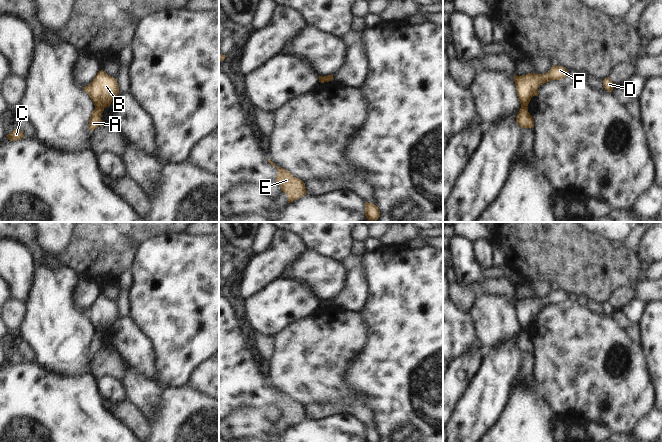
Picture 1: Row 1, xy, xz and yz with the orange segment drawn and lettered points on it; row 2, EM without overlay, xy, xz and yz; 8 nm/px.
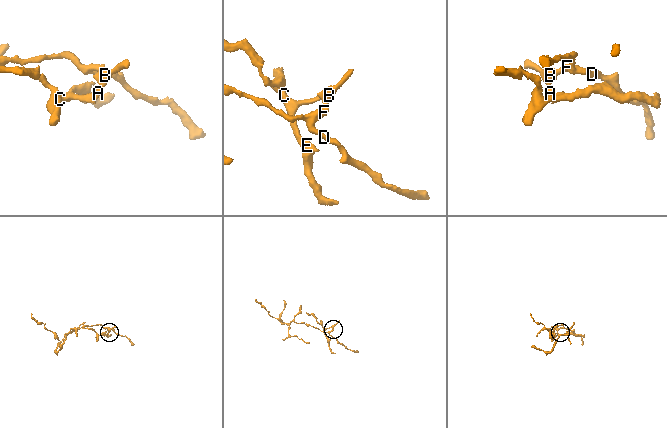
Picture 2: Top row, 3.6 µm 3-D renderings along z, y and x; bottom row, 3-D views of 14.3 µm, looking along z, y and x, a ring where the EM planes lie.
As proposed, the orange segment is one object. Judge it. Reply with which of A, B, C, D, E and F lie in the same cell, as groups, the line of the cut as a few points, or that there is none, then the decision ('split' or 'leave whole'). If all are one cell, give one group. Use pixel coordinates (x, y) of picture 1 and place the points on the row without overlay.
groups A C E / B D F; cut xy (95, 329), (103, 332); split

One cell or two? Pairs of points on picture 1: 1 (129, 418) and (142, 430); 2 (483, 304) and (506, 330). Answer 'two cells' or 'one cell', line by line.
1: one cell
2: one cell

